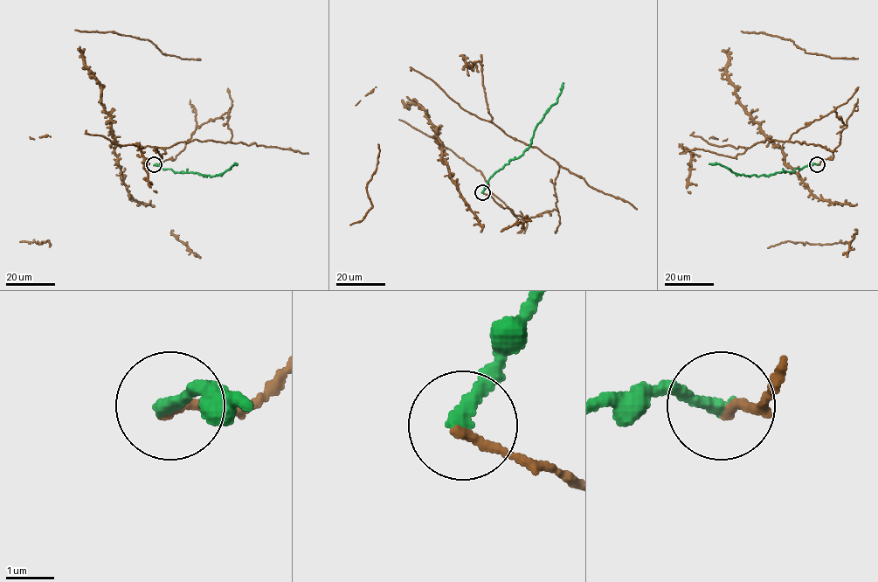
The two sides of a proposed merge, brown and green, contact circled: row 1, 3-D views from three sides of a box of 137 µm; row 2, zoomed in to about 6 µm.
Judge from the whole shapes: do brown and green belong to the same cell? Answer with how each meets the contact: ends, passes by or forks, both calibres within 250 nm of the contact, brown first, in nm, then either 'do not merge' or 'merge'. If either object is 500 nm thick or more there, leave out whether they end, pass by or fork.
brown ends; green ends; calibres 200 and 320 nm; do not merge

